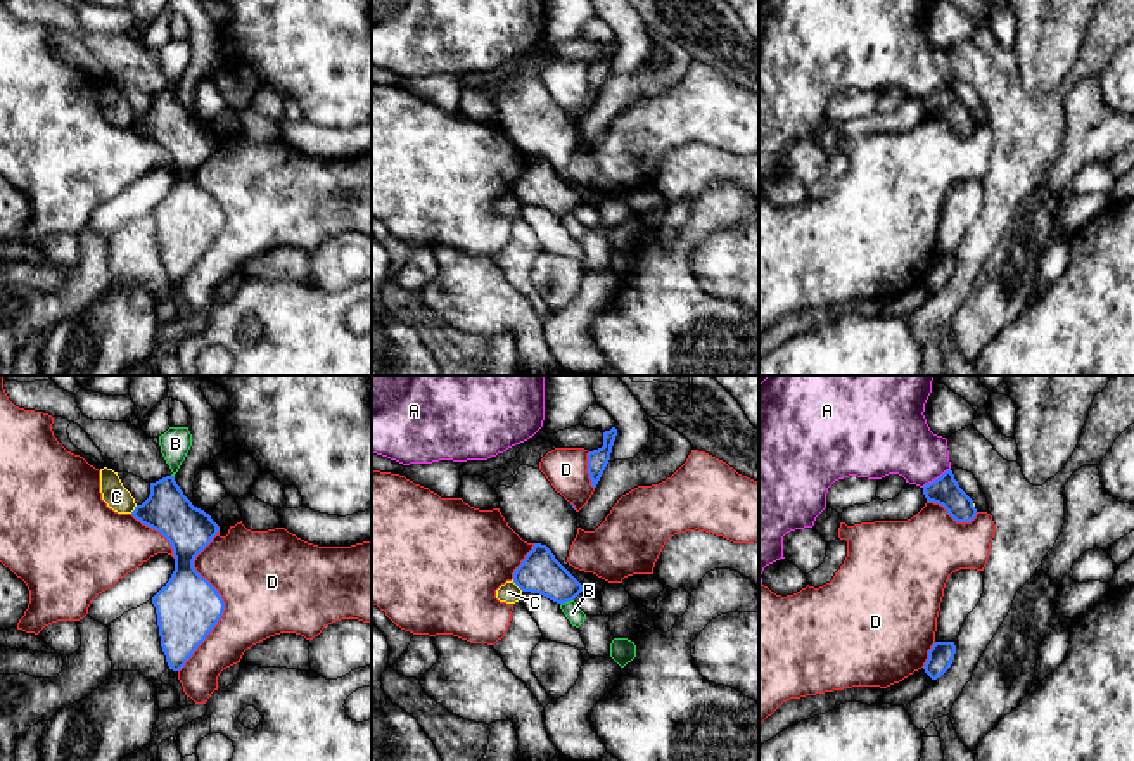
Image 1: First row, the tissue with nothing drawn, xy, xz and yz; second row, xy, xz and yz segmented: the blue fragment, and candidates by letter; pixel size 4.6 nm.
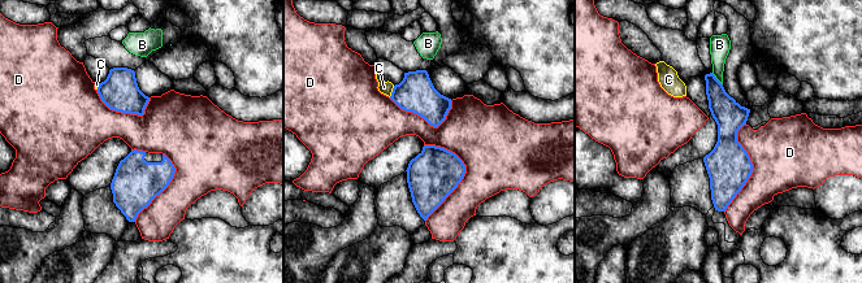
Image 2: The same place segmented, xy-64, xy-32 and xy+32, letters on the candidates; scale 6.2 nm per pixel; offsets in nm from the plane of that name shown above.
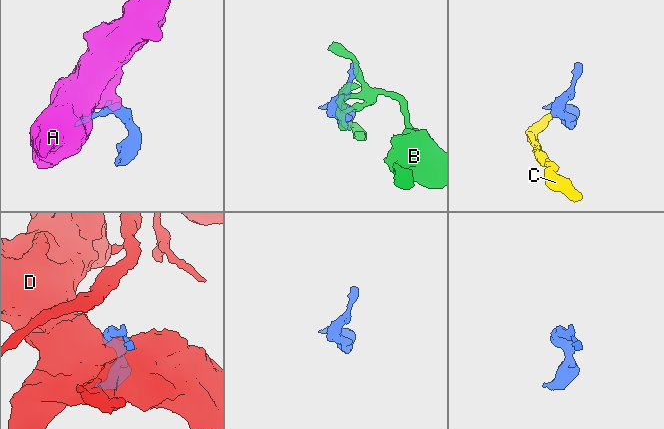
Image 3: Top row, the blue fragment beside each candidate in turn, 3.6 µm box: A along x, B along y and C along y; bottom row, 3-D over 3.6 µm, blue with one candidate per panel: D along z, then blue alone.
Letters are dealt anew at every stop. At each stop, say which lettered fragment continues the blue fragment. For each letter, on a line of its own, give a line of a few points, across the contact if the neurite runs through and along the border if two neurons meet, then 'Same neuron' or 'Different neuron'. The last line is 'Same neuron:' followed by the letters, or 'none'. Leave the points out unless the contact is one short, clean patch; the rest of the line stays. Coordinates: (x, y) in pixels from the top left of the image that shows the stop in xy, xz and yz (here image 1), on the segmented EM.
A: Different neuron
B: Different neuron
C: Line: xz (512, 580), (522, 590). Different neuron
D: Different neuron
Same neuron: none

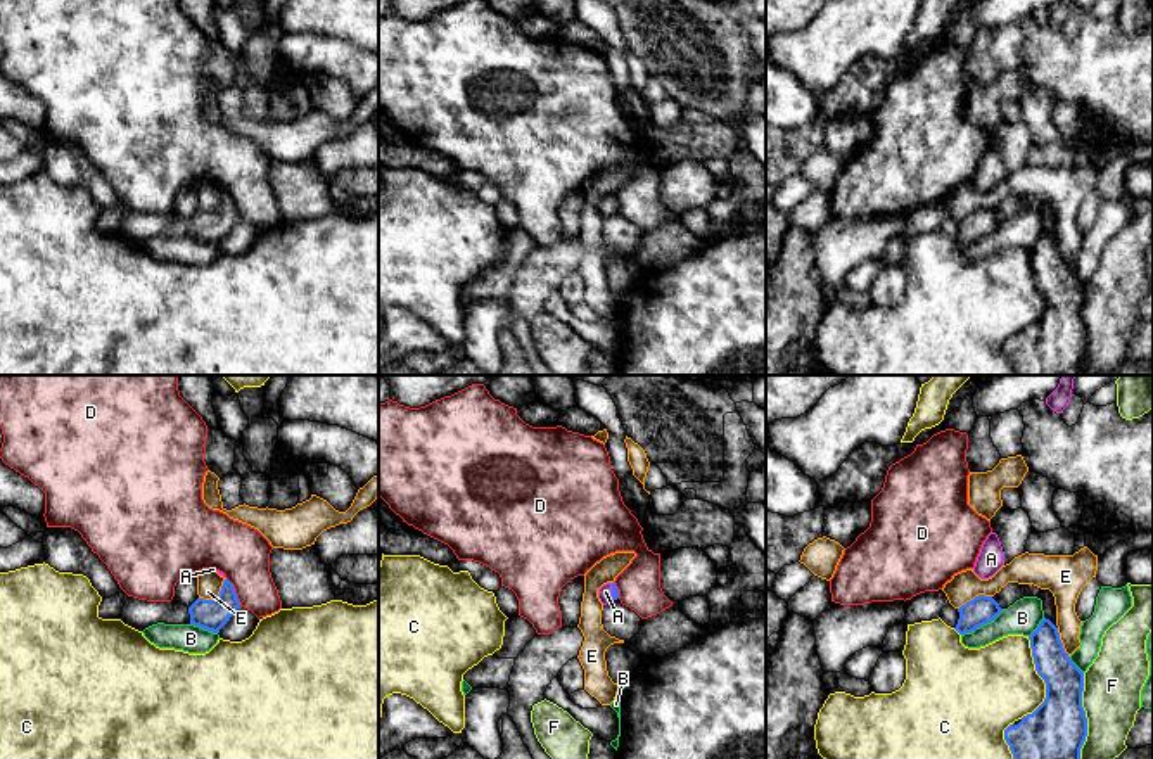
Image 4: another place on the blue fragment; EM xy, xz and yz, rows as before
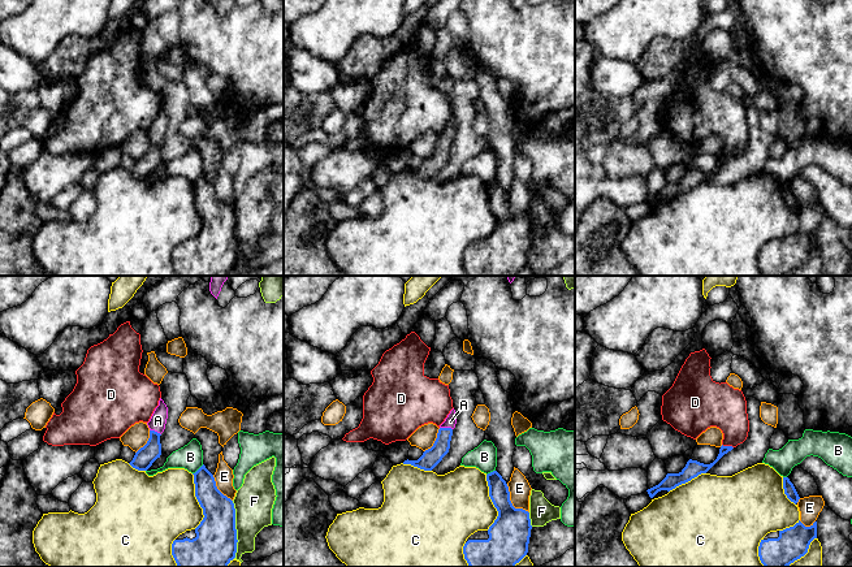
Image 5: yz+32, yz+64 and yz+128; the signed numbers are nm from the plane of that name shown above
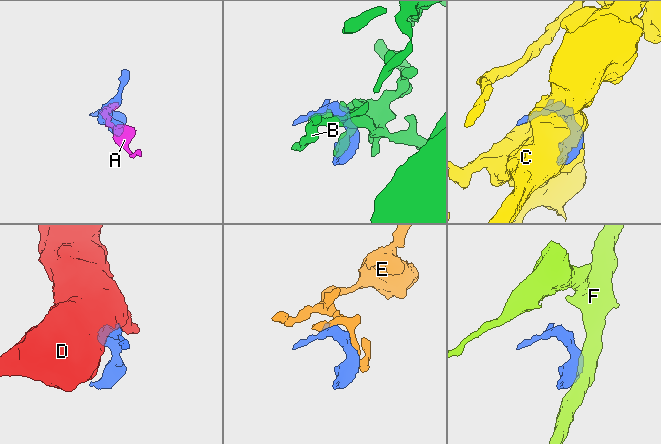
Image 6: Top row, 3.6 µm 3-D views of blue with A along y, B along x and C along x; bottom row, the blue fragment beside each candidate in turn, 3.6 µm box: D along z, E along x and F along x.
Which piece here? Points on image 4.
A: Line: xz (614, 588), (612, 592), (605, 592). Same neuron
B: Different neuron
C: Different neuron
D: Different neuron
E: Different neuron
F: Line: yz (1084, 673), (1082, 709), (1086, 740), (1079, 758). Different neuron
Same neuron: A

